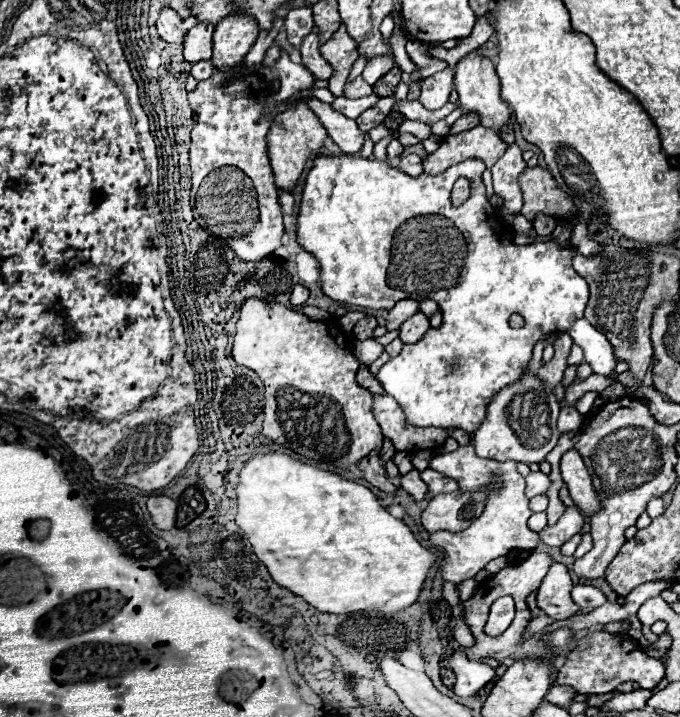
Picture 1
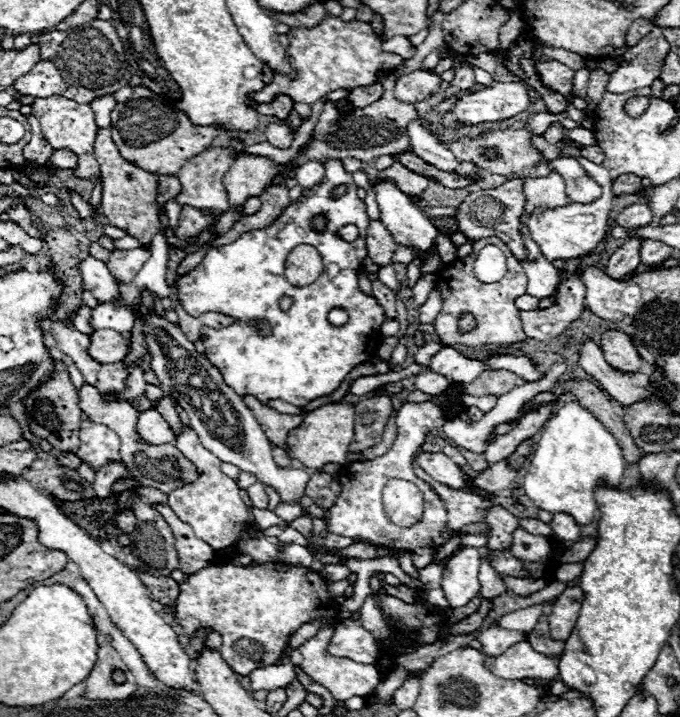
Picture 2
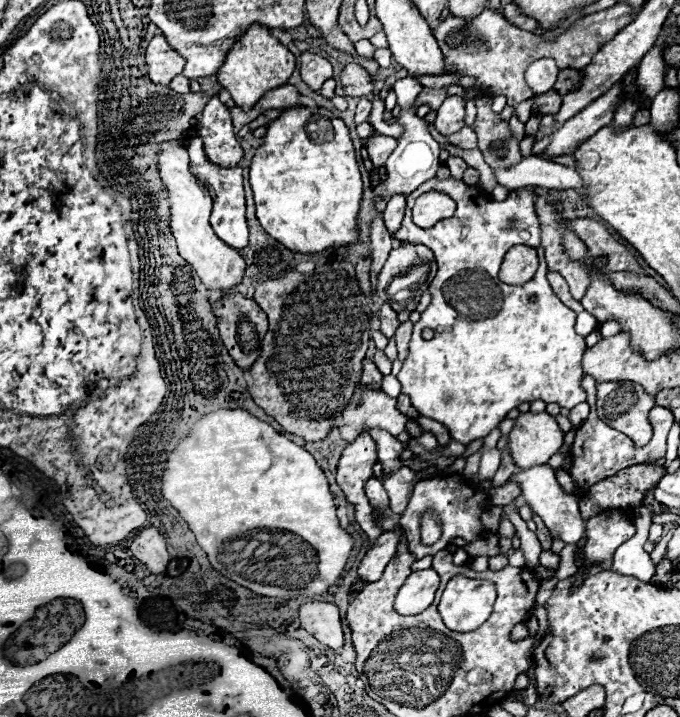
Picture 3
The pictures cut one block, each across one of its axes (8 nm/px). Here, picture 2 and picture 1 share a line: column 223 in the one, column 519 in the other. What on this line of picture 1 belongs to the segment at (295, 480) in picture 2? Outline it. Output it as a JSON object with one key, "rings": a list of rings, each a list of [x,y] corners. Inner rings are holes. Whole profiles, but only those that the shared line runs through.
{"rings":[[[524,372],[520,380],[504,386],[488,404],[482,426],[474,432],[476,454],[490,460],[516,460],[516,462],[542,462],[546,454],[558,442],[556,418],[560,404],[552,392],[536,374]]]}

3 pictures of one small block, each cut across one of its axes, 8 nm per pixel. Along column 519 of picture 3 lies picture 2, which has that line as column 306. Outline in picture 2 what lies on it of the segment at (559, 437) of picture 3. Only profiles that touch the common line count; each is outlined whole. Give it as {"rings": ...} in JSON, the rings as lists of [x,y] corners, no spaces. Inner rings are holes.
{"rings":[[[338,402],[338,404],[326,404],[322,408],[316,408],[308,416],[304,416],[304,424],[288,436],[286,444],[292,460],[300,460],[306,468],[318,470],[328,462],[344,464],[352,438],[354,438],[354,404]]]}

